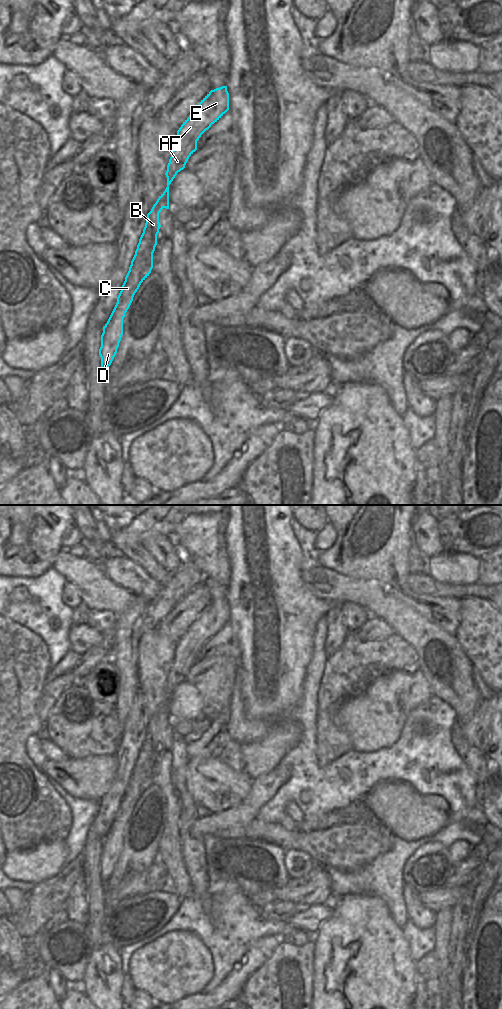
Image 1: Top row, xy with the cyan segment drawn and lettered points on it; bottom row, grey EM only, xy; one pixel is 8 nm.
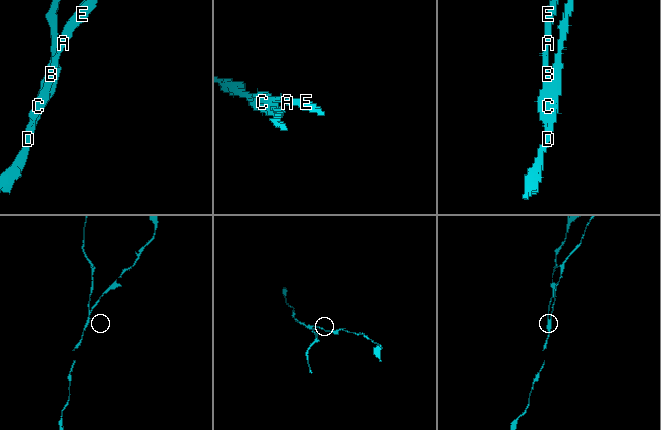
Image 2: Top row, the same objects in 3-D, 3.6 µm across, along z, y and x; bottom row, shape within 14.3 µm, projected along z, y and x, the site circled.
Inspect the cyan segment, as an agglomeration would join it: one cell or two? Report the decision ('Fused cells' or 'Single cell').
Fused cells.

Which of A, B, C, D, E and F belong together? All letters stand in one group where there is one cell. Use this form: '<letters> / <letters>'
A E F / B C D

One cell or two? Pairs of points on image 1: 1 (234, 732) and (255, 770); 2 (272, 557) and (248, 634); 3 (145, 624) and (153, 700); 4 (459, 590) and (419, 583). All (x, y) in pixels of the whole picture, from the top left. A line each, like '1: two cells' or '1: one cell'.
1: two cells
2: one cell
3: two cells
4: one cell

